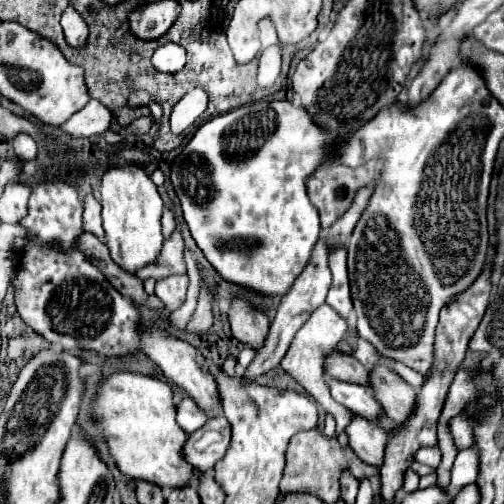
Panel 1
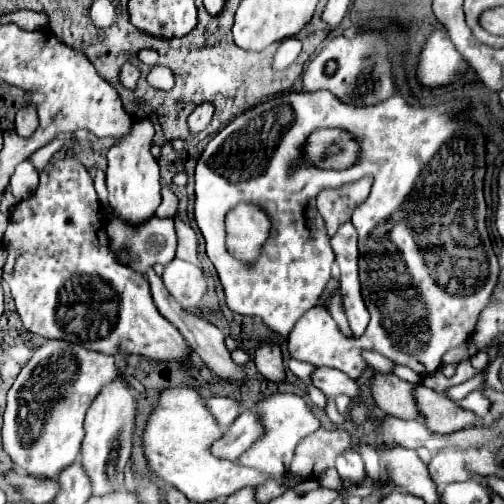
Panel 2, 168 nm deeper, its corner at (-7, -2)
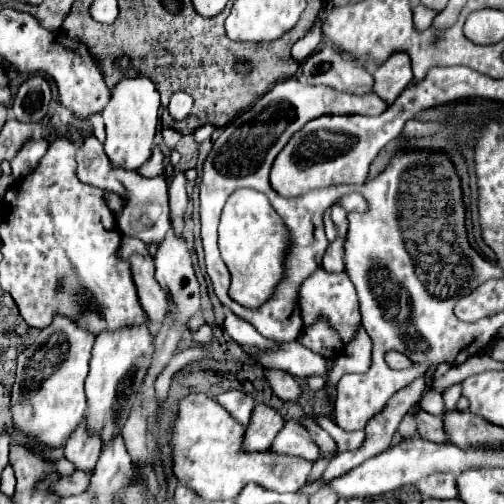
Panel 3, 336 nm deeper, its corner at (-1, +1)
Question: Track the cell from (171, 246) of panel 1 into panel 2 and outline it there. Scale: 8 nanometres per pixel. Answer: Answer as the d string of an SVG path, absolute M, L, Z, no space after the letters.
M154 216L152 220L148 220L148 224L144 224L144 228L128 228L128 224L124 224L122 220L110 218L110 222L106 224L106 232L110 238L110 250L116 254L116 258L120 260L120 264L128 264L134 272L146 276L146 272L150 268L154 268L154 264L170 264L176 258L176 228L174 228L174 220L172 218L158 218Z

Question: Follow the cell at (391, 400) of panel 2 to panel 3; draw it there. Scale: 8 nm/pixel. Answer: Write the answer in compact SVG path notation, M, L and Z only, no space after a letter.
M418 411L416 421L418 421L420 437L434 441L434 443L448 443L448 435L444 431L444 423L442 423L440 417L434 417L426 411Z

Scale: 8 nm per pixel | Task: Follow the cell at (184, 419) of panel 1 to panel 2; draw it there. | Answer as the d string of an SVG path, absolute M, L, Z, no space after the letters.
M212 396L206 400L206 406L210 410L212 416L216 416L216 422L224 428L228 424L232 424L232 420L238 414L238 402L230 400L230 398L220 398L220 396Z

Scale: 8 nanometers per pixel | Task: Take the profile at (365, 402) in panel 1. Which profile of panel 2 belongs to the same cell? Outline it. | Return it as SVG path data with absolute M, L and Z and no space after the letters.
M318 368L312 376L312 382L326 394L326 398L336 398L340 394L346 394L352 402L360 402L364 398L358 382L334 368Z

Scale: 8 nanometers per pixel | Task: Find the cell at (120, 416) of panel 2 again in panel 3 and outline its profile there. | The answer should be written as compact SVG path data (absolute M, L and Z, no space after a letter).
M150 323L128 325L116 331L102 331L96 337L96 345L92 349L90 373L86 379L86 397L88 397L88 427L98 431L102 441L106 443L114 433L118 433L134 405L136 391L142 385L154 355L154 337L150 331Z

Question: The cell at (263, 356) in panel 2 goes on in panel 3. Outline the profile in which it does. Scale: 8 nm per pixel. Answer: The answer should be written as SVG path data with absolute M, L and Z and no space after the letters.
M264 369L264 375L280 399L284 399L284 401L298 401L300 399L302 389L294 377L290 377L284 371L268 371L268 369Z

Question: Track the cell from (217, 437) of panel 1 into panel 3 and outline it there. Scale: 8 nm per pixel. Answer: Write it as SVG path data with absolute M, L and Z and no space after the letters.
M256 405L254 421L246 427L246 449L266 451L272 447L274 437L284 427L284 417L268 405Z

